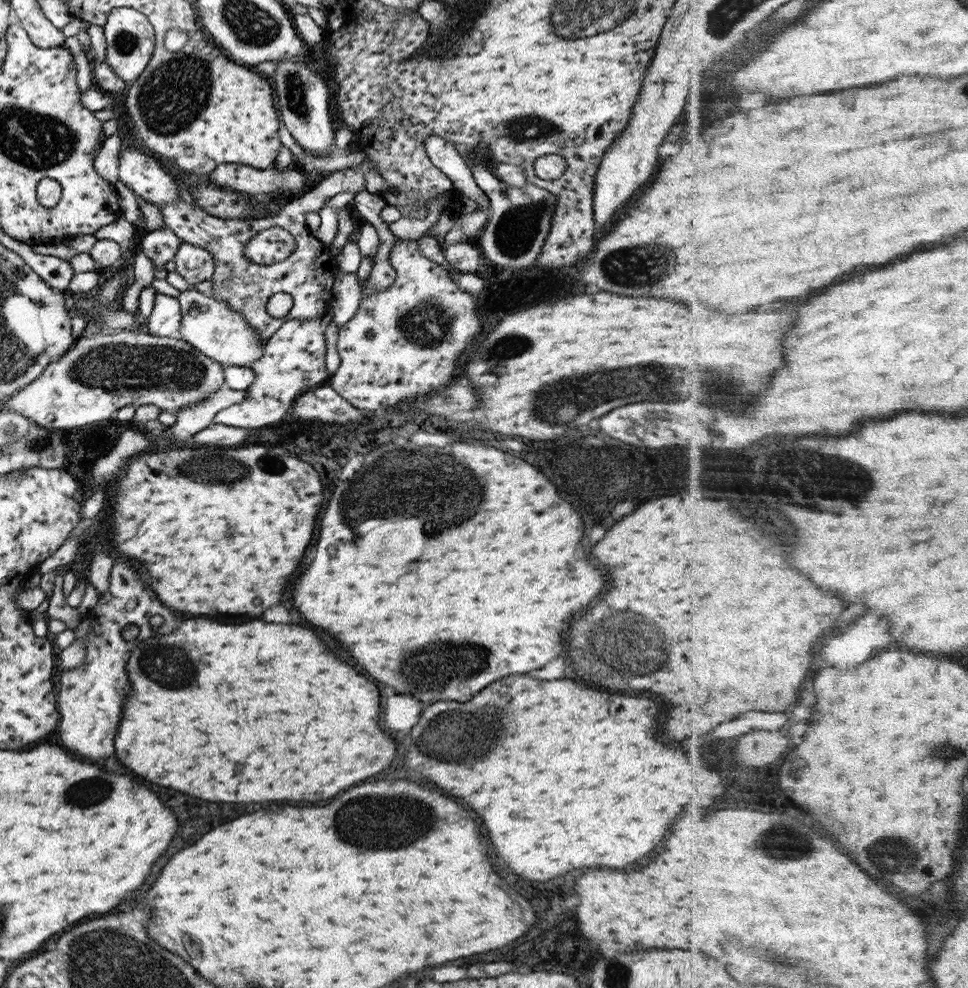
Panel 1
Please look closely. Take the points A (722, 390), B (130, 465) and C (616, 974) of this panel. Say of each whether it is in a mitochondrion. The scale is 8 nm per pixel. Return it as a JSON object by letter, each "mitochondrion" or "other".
{"A":"mitochondrion","B":"other","C":"mitochondrion"}

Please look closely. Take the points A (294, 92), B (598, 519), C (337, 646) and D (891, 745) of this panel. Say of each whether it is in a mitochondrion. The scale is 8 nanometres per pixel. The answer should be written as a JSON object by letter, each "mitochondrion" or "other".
{"A":"mitochondrion","B":"other","C":"other","D":"other"}

